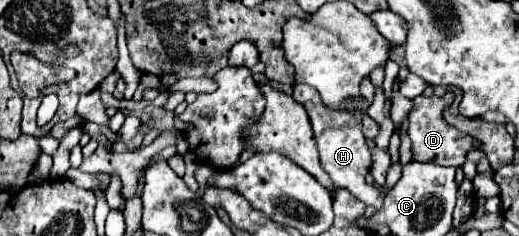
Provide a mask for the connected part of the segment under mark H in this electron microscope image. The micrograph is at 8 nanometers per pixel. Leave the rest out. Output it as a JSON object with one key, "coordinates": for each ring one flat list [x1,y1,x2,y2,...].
{"coordinates":[[295,84,291,96,297,102,307,104,307,114,309,114,309,120,313,126,317,148,319,148,319,160,321,160,323,170,331,176,335,188,347,188,355,198,359,198,361,202,371,204,371,206,375,206,375,210,379,210,383,204,381,202,383,196,379,194,379,190,375,186,369,186,365,182,365,176,371,166,371,152,367,148,365,136,361,134,361,118,363,118,363,114,367,114,367,108,371,104,361,96,357,100,359,110,357,110,357,106,353,108,351,98,347,98,341,108,329,108,327,104,323,104,321,96,311,86,305,86,305,84]]}

